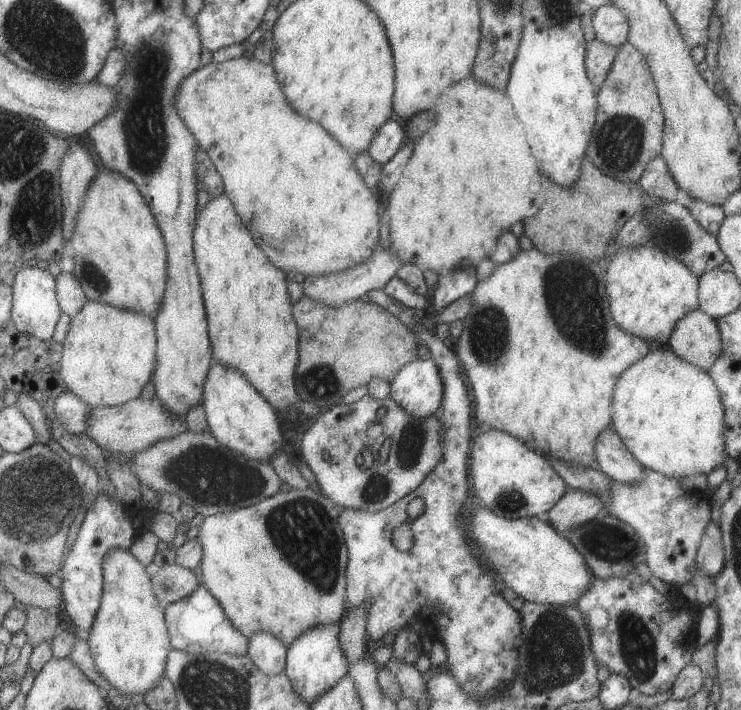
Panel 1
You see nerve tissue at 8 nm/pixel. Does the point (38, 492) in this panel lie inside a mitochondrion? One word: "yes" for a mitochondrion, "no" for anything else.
yes

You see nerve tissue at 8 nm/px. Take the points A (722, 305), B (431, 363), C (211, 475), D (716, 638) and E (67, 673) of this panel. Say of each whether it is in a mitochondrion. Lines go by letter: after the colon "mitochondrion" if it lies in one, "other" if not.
A: other
B: other
C: mitochondrion
D: other
E: other

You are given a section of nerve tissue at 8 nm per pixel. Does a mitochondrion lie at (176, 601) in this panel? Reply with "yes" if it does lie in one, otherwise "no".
no

